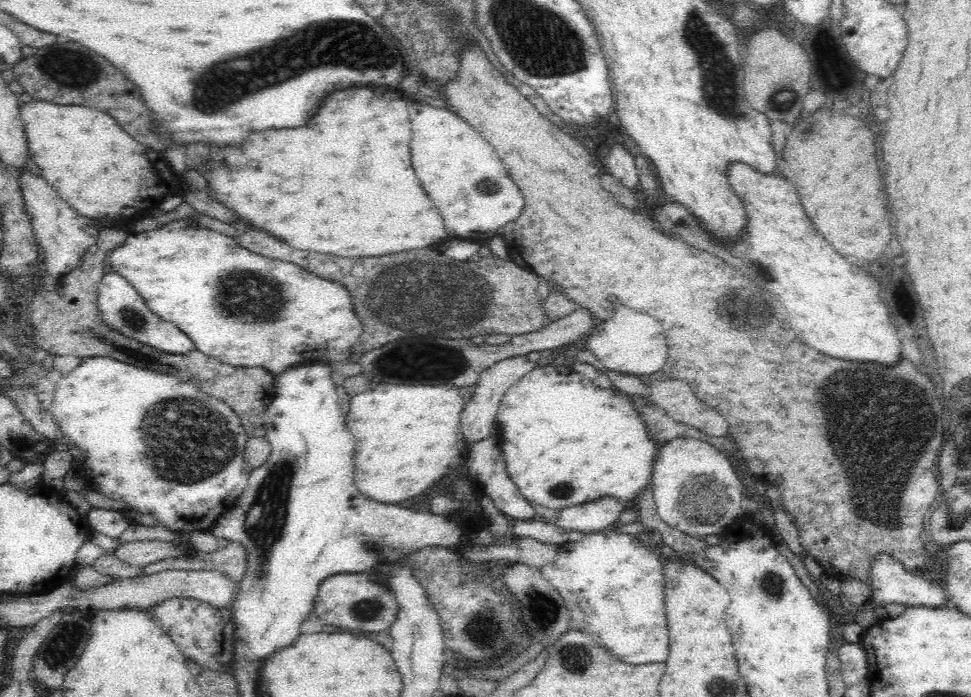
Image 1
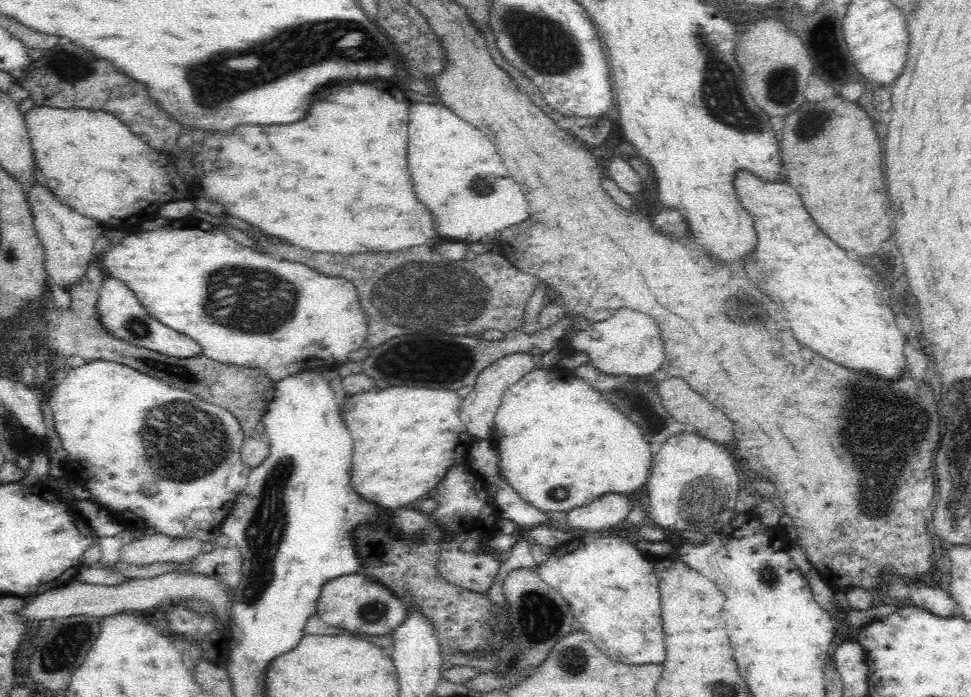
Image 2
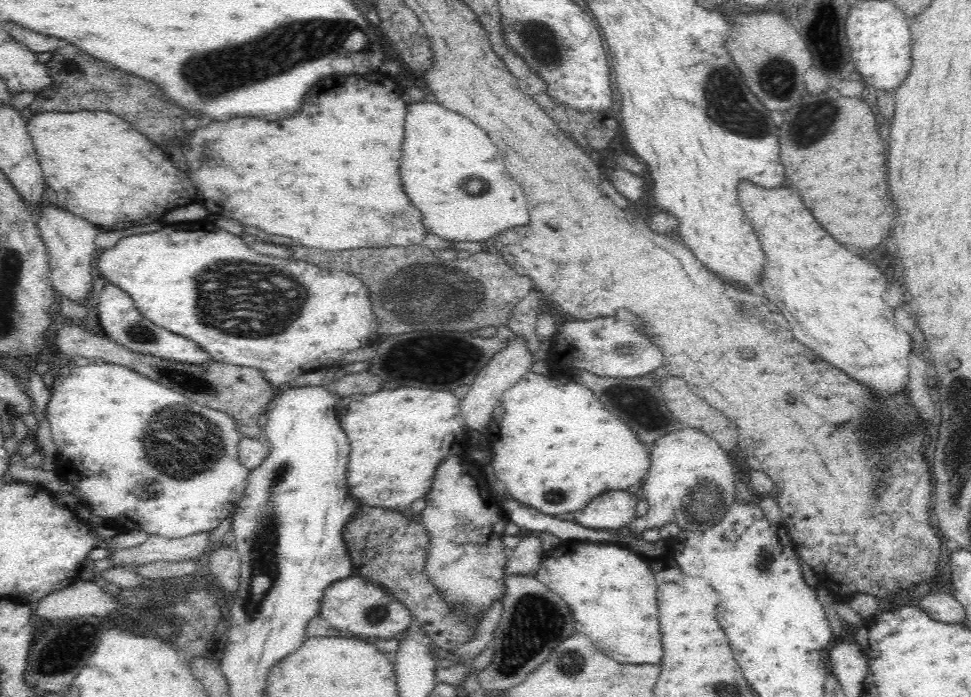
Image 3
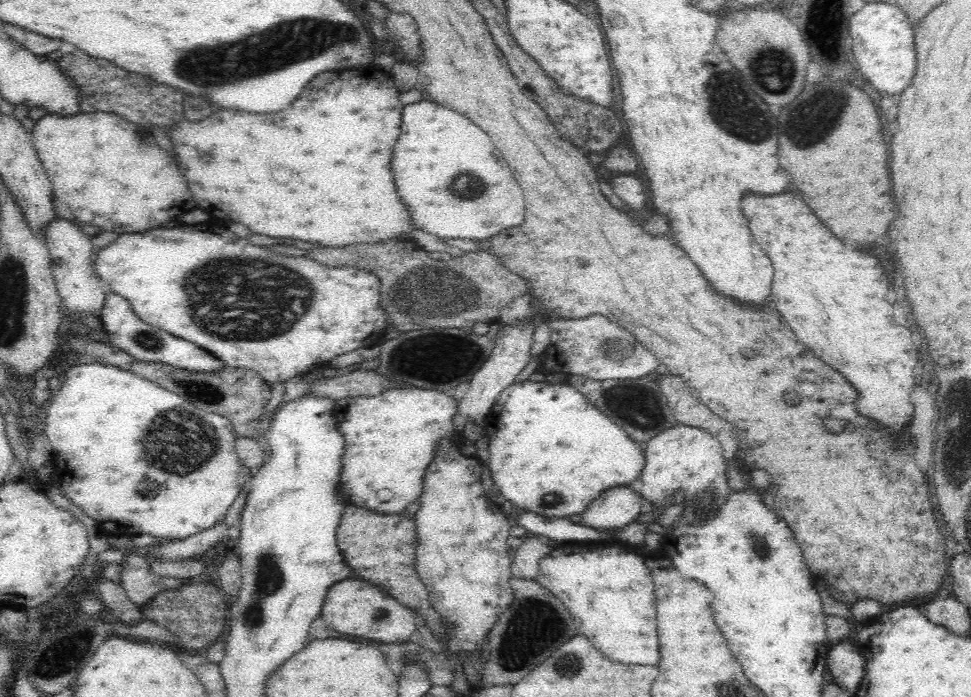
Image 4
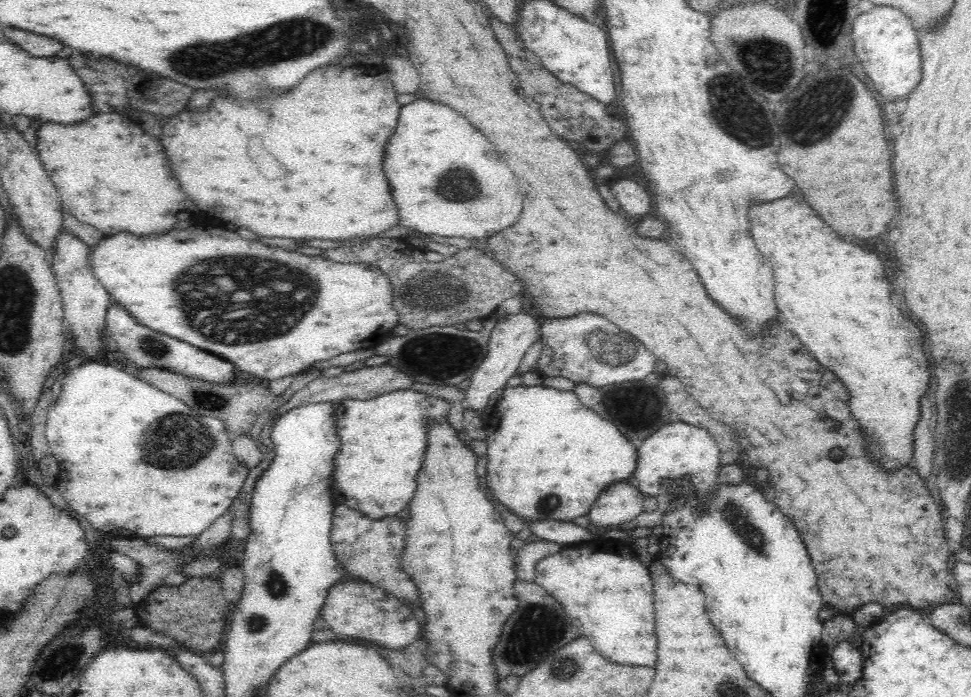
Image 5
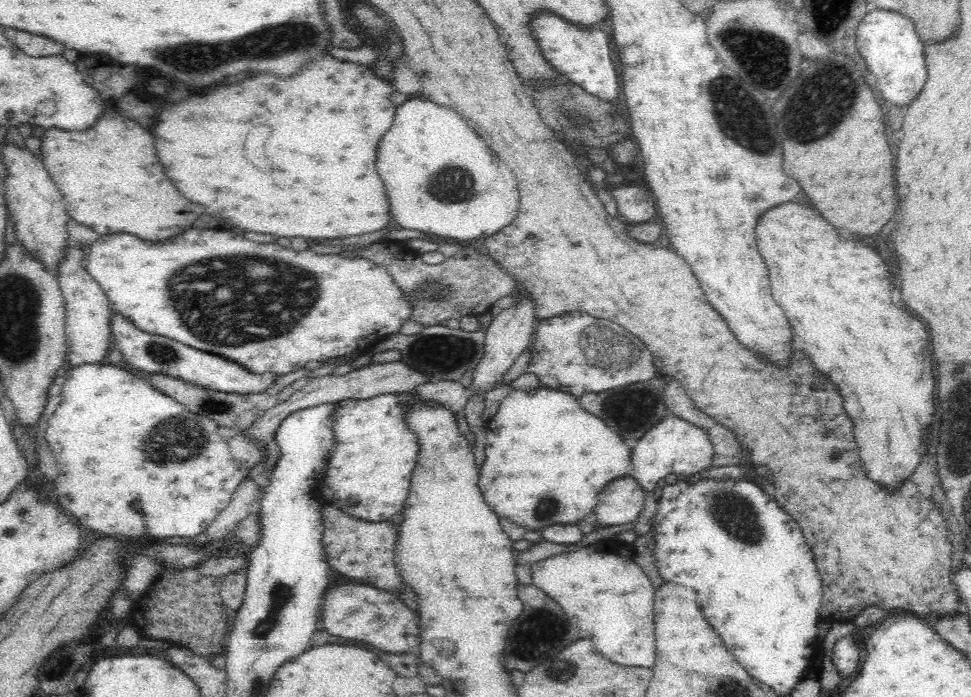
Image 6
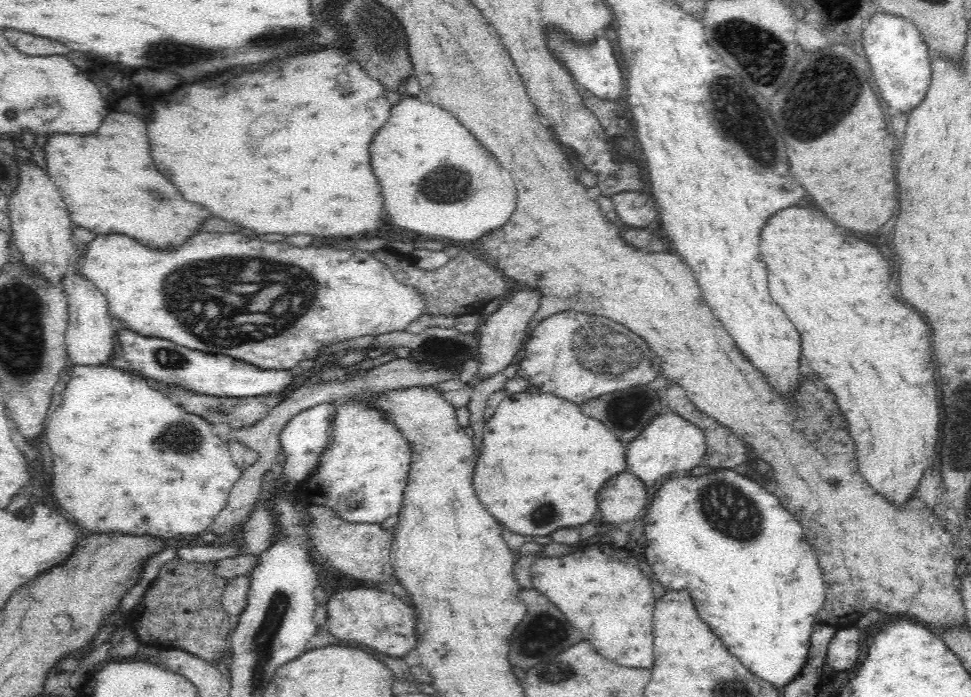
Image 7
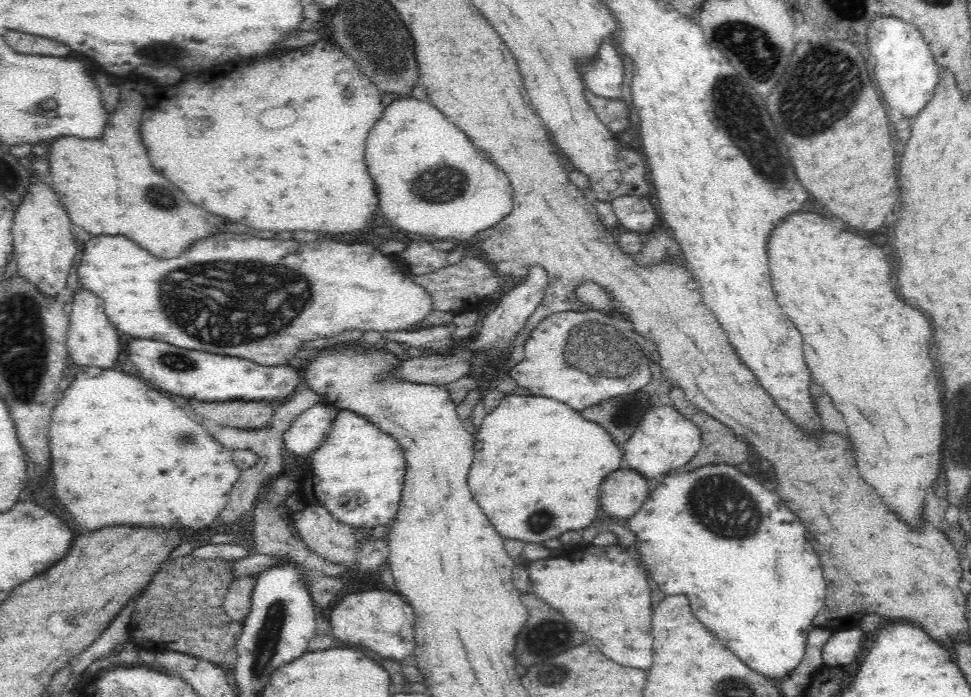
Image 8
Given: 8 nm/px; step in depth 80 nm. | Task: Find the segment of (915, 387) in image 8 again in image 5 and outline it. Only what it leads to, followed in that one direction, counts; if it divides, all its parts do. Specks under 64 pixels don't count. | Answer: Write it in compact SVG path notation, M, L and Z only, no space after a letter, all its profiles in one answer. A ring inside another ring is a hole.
M792 196L766 204L752 204L746 216L754 242L774 270L777 320L786 322L815 360L832 370L850 392L850 412L858 422L862 422L860 426L864 438L868 438L868 450L874 456L871 464L875 466L877 458L877 462L888 471L906 466L912 458L912 432L918 422L922 392L928 390L930 374L928 362L922 354L922 332L892 306L890 284L884 276L882 262L876 254L868 254L860 246L842 244L836 232L826 226L810 206Z

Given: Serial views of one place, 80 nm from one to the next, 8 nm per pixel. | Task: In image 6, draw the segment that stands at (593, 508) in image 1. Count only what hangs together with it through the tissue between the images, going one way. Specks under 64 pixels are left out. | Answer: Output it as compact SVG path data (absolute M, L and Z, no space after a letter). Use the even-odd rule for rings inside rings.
M631 476L610 481L600 492L600 500L594 506L597 526L636 521L644 508L644 498L646 491Z

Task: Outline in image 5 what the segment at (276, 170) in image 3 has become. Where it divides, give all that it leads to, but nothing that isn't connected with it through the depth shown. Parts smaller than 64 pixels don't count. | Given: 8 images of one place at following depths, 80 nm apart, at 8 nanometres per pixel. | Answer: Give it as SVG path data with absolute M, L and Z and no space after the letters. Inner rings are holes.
M330 64L310 72L292 92L280 98L268 98L260 104L240 104L218 96L208 112L182 112L164 124L160 142L182 190L192 198L194 204L198 204L202 212L220 208L222 220L230 220L236 226L268 238L374 238L398 226L398 208L382 172L384 146L396 132L396 122L402 108L396 102L396 94L393 82L384 72L376 74L370 68L344 68ZM252 136L260 138L260 144L268 144L272 156L260 156L260 152L256 152L254 162L248 156Z

